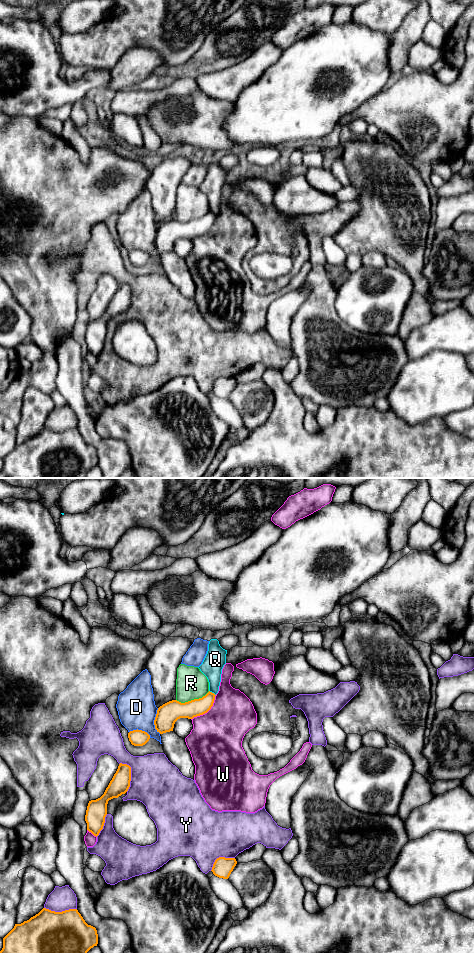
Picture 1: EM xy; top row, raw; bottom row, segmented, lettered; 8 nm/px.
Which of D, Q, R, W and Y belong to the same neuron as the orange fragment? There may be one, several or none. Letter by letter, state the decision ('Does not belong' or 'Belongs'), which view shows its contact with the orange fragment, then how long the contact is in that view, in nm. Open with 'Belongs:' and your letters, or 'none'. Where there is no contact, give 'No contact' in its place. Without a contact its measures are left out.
Belongs: none
D: Does not belong. Touches orange in xy. Shared border 200 nm
Q: Does not belong. Touches orange in xy. Shared border 70 nm
R: Does not belong. Touches orange in xy. Shared border 280 nm
W: Does not belong. Touches orange in xy. Shared border 280 nm
Y: Does not belong. Touches orange in xy. Shared border 240 nm

